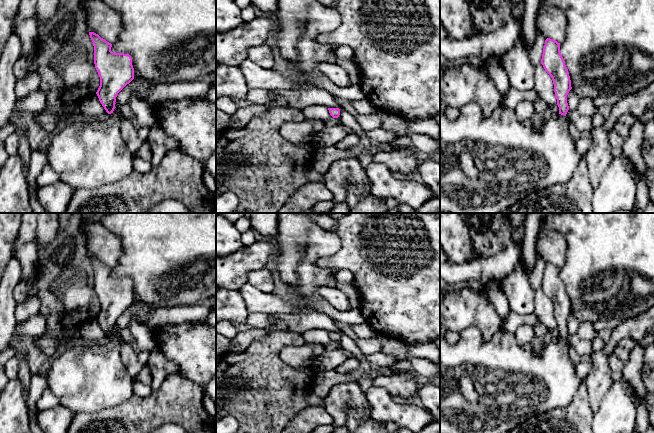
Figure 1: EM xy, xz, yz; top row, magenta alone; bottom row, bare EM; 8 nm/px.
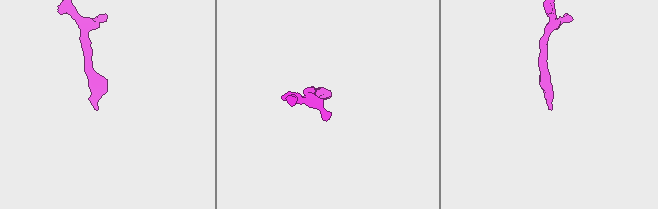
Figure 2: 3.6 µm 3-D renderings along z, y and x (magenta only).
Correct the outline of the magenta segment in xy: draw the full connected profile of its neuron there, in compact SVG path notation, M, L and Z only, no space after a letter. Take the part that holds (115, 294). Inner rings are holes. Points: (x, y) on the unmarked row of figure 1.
M89 256L94 270L94 288L100 301L96 316L107 339L87 346L69 345L66 350L49 360L46 373L48 388L59 399L59 404L74 414L96 413L114 407L134 396L133 378L120 358L120 342L113 335L118 317L134 303L132 282L129 278L113 277L112 268L94 256Z

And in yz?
M550 262L545 264L541 288L553 304L559 338L556 340L548 339L539 357L534 354L531 346L519 346L514 333L504 332L501 330L498 331L488 342L483 340L480 330L476 327L468 327L459 333L459 340L456 344L450 344L444 338L440 337L440 433L506 433L530 417L546 413L559 407L566 407L572 402L583 381L577 375L576 364L570 358L569 348L565 341L569 334L567 319L572 311L568 293L560 277L560 267Z

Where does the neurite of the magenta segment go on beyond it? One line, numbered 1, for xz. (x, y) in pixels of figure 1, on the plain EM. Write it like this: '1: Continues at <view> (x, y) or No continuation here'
1: No continuation here

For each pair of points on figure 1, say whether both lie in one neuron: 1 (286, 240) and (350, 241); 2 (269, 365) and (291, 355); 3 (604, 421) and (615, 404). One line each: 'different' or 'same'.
1: different
2: different
3: same

